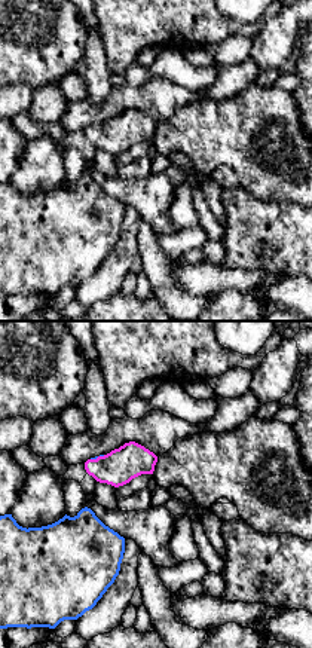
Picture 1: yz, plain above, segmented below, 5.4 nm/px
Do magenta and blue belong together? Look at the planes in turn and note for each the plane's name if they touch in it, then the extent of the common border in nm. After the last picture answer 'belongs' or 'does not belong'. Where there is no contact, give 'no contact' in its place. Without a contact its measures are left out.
contact in yz; length 80 nm

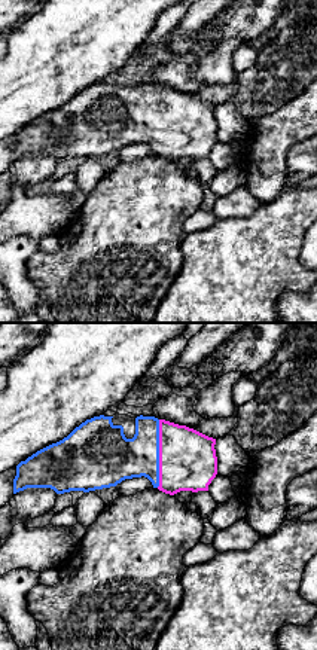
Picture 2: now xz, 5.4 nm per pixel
contact in xz; length 360 nm

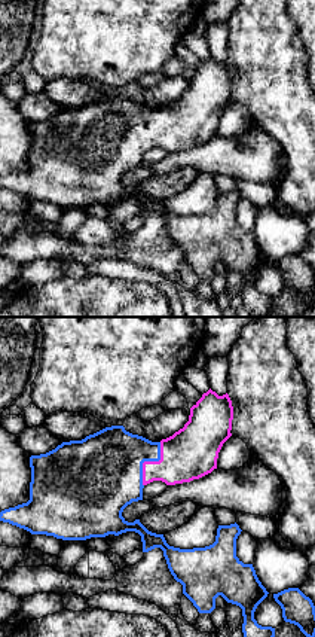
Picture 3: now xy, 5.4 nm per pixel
contact in xy; length 260 nm

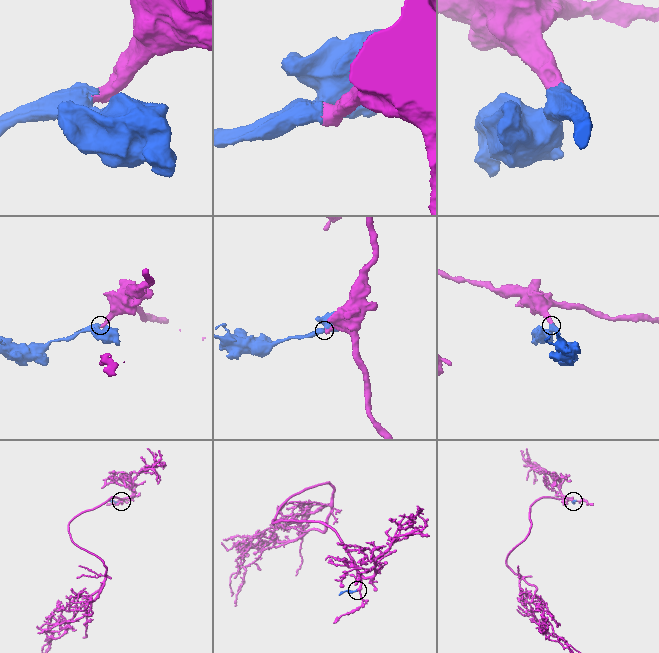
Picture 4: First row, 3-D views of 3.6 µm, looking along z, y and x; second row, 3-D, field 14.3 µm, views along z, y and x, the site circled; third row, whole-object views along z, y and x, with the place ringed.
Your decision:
belongs

